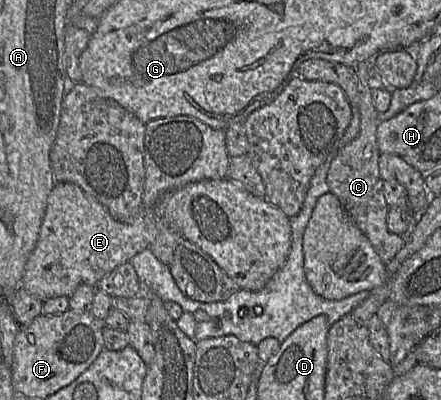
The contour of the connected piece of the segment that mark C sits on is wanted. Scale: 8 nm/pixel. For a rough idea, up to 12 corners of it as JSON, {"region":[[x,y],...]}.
{"region":[[371,61],[354,68],[360,132],[331,160],[326,183],[387,264],[405,238],[387,228],[368,86]]}

